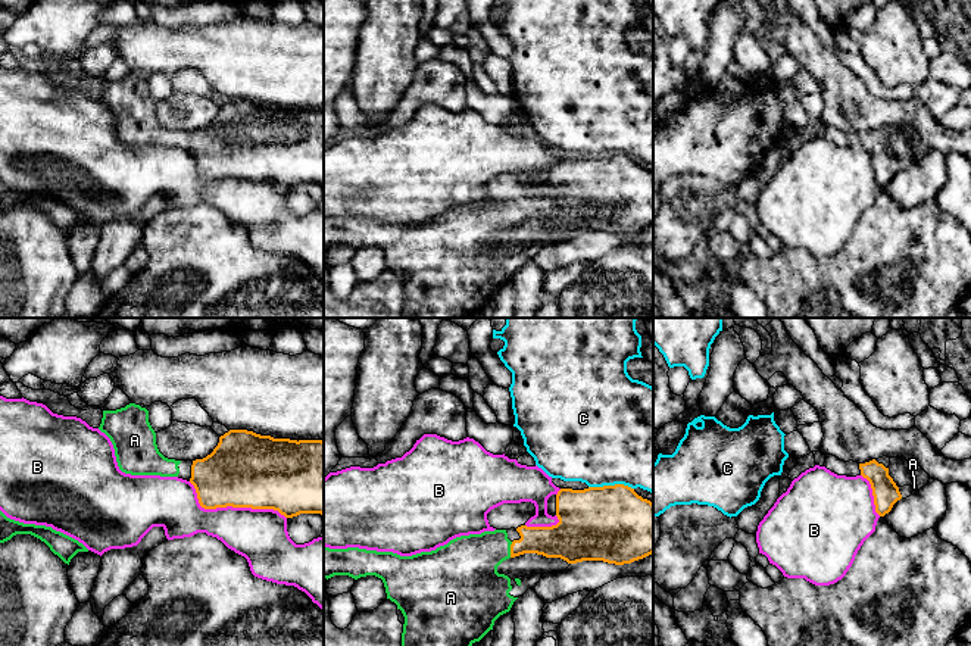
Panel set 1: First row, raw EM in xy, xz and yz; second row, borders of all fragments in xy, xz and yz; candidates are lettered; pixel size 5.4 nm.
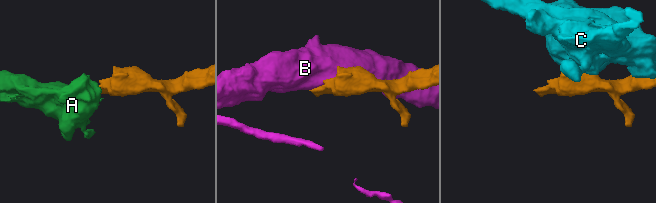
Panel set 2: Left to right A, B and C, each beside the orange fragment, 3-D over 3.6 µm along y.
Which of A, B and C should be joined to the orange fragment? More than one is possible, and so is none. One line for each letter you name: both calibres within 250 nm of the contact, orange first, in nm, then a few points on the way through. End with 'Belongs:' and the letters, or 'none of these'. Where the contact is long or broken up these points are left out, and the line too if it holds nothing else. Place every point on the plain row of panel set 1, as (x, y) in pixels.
A: Thickness 180 nm (orange) against 320 nm. Path across: xz (552, 212), (530, 212), (511, 219), (489, 219), (468, 236)
Belongs: A

